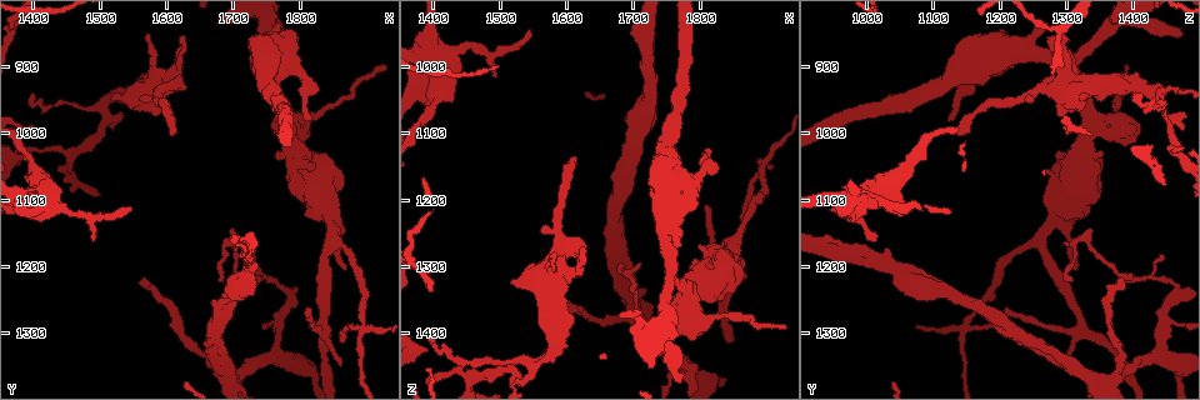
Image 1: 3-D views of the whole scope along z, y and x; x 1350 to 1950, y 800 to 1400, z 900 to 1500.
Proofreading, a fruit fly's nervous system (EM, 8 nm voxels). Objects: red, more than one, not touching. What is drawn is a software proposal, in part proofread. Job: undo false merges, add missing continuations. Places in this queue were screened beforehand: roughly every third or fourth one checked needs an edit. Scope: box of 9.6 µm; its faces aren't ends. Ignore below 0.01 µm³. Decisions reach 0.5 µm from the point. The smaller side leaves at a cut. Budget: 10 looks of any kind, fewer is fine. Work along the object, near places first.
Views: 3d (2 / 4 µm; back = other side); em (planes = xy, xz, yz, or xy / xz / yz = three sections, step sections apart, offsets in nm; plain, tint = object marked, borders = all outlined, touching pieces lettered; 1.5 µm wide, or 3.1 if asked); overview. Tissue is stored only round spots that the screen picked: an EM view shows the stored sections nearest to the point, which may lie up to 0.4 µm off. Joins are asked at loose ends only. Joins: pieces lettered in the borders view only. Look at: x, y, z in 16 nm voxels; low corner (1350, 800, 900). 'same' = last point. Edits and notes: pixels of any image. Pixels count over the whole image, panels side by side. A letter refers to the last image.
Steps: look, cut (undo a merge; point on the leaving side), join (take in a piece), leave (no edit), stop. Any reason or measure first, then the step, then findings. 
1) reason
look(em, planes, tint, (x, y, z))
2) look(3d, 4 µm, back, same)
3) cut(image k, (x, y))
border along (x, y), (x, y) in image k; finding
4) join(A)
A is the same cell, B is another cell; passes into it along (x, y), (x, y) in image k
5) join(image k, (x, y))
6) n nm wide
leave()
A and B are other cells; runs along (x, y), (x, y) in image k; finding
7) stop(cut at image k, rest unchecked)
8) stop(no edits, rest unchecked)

end of a long branch
look(em, yz, step 8, tint, (1555, 1225, 1390))

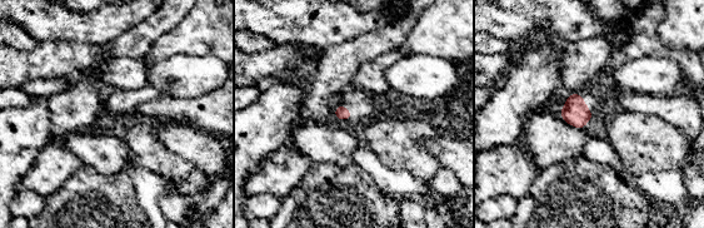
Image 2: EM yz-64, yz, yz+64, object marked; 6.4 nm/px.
look(em, planes, borders, same)

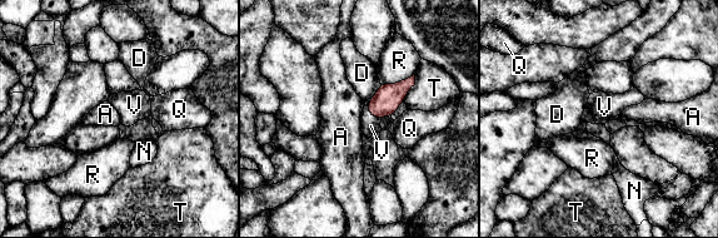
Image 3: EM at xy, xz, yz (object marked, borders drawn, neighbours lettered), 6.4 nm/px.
140 nm wide
join(V)
V is the same cell, A, D, N, Q, R and T are other cells; passes into it along (388, 98), (370, 114), (370, 125) in image 3; it goes on there

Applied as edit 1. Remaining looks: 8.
side arm on a straight run
look(em, xz, step 4, tint, (1510, 955, 1445))

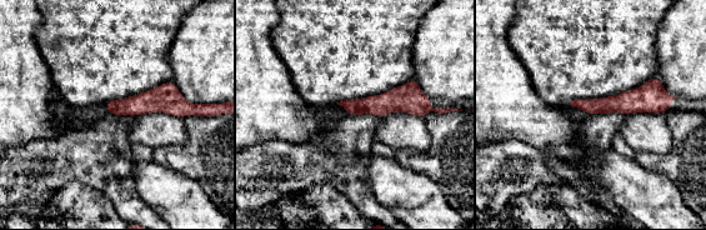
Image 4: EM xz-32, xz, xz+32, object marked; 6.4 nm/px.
look(em, planes, borders, same)

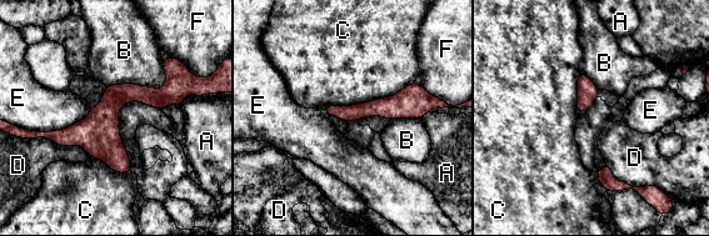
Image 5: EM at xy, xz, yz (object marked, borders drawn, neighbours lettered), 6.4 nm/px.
leave()
A, B, C, D, E and F are other cells; border along (29, 139), (79, 145), (90, 156) in image 5; continuous, no second neuron

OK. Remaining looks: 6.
sharp bend
look(em, planes, plain, (1695, 1155, 1320))

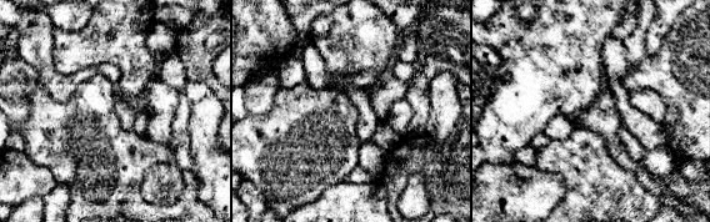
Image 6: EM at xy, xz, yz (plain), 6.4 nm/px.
with the object marked
look(em, planes, tint, same)

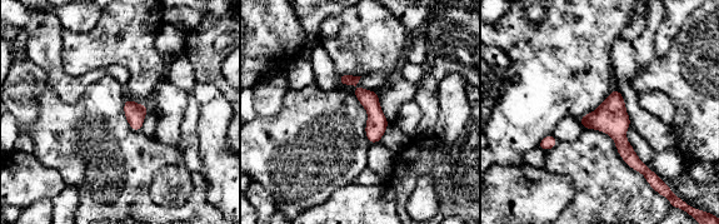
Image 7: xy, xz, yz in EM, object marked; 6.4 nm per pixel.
look(em, planes, borders, same)

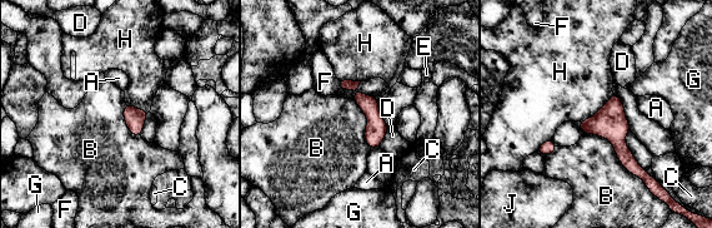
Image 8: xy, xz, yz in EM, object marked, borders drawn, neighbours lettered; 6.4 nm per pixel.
120 nm wide
leave()
A, B, C, D, E, F, G, H and J are other cells; continuous, no second neuron

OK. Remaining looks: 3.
tapers out
look(em, xy, step 8, borders, (1540, 1115, 945))

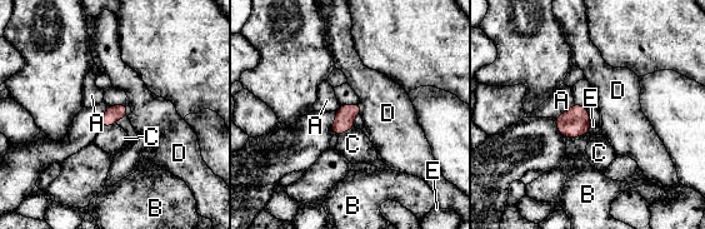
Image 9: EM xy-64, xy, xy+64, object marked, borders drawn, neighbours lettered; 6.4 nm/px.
look(em, planes, borders, same)

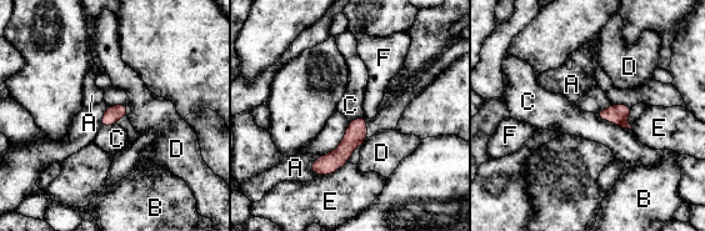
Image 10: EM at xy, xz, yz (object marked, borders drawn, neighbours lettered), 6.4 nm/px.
110 nm wide
leave()
A, B, C, D, E and F are other cells; runs along (361, 120), (350, 142), (316, 170) in image 10; no lettered piece goes on from it

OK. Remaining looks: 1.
stop(join at image 3, rest unchecked)

